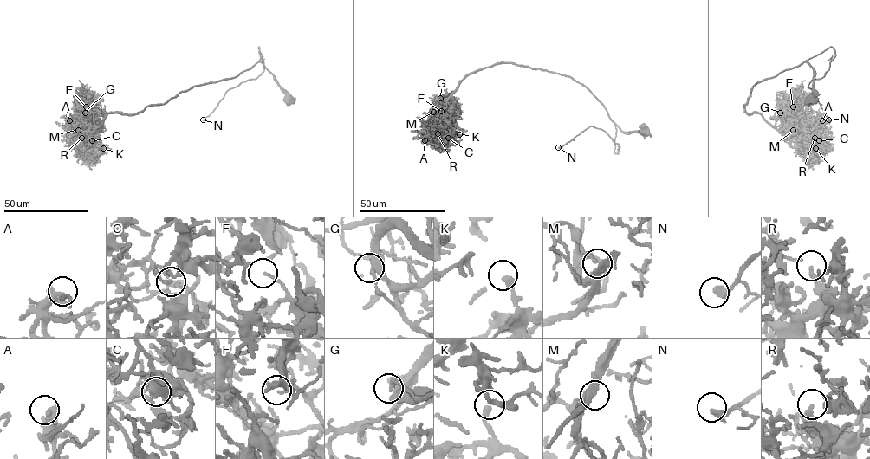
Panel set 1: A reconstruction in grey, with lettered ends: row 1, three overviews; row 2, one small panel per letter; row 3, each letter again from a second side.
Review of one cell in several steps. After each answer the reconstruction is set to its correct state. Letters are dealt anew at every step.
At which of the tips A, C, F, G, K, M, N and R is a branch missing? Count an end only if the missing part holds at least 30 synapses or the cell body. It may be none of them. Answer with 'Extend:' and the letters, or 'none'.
Extend: N, R

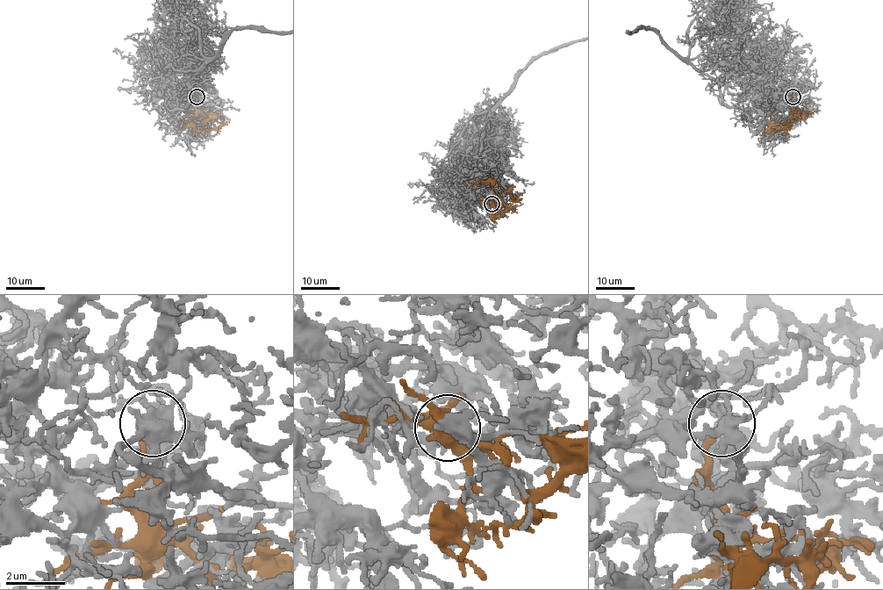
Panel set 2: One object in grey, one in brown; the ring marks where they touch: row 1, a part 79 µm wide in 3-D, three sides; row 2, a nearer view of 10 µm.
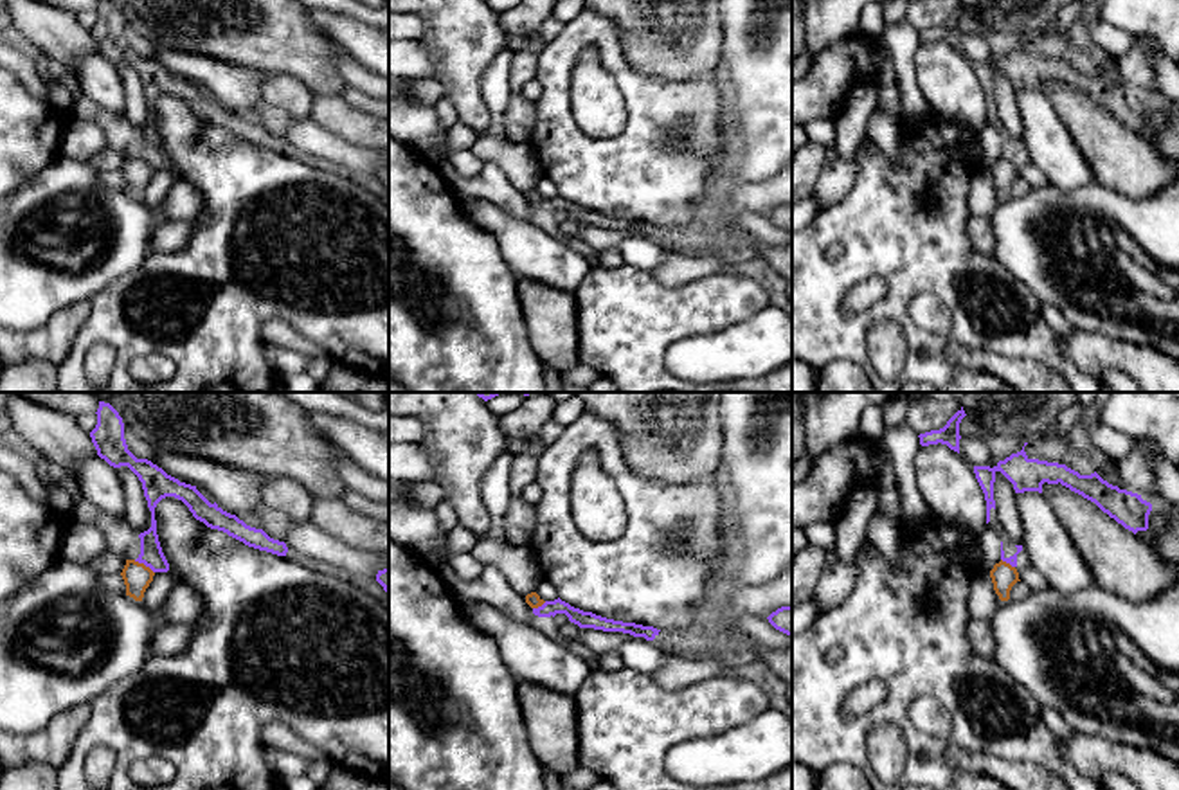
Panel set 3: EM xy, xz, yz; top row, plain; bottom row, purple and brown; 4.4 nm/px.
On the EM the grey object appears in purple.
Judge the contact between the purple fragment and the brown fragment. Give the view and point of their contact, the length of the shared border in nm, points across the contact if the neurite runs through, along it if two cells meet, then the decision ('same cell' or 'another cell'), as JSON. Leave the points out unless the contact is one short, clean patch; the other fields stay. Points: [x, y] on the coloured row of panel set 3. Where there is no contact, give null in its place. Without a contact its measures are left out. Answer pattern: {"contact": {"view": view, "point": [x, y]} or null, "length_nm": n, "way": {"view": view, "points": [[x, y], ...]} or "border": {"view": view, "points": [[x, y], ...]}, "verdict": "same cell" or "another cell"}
{"contact": {"view": "xy", "point": [144, 564]}, "length_nm": 110, "border": {"view": "xy", "points": [[134, 560], [153, 573]]}, "verdict": "another cell"}

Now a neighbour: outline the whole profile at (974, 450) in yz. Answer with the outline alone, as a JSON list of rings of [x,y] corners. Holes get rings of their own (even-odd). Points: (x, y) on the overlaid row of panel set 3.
[[[961,435],[959,439],[959,455],[970,466],[997,466],[997,461],[990,453],[988,446],[985,444],[983,437],[968,437]]]

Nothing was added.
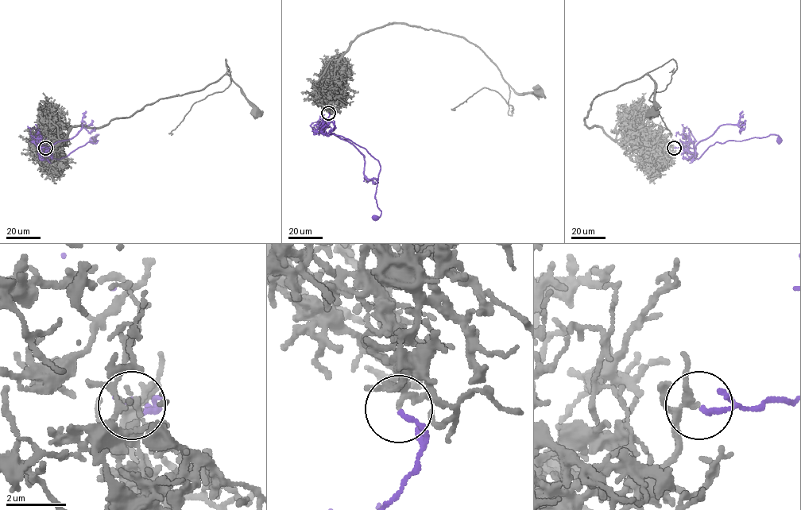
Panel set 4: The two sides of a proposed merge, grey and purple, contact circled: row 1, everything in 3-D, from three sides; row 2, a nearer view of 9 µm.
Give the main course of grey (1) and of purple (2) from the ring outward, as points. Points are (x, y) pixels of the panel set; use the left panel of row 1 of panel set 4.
1: (45, 148), (32, 146), (57, 144), (72, 127), (129, 117), (225, 75), (256, 112)
2: (45, 148), (34, 143), (60, 159), (95, 143), (92, 137), (98, 134), (90, 141)

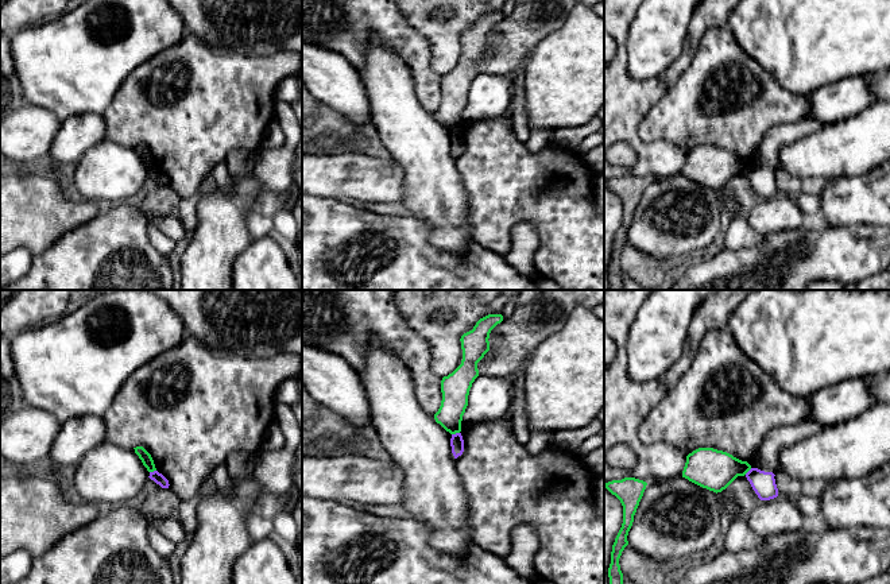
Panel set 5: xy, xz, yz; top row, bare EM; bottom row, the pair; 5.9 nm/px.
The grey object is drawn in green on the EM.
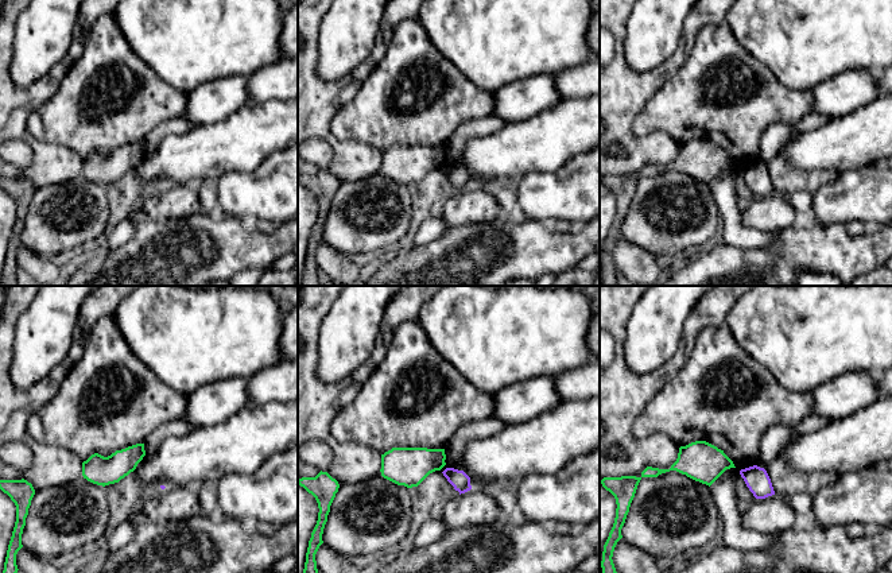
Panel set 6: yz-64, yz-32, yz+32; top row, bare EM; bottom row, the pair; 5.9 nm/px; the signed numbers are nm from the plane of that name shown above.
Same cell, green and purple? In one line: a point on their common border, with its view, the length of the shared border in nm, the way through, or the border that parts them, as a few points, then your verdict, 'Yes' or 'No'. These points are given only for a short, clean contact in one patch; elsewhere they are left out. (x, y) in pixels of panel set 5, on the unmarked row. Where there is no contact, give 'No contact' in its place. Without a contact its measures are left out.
Touches green at xz (455, 131). Shared border 50 nm. Boundary: xz (459, 130), (452, 132). No

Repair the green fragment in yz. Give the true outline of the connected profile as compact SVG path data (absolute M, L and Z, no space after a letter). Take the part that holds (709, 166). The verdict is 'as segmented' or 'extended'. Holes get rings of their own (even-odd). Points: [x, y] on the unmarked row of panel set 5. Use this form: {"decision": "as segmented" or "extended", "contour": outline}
{"decision": "as segmented", "contour": "M699 146L686 154L682 175L713 190L725 187L751 167L747 159L713 146Z"}

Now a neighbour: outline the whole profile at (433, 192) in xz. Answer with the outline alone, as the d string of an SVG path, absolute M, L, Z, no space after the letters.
M369 34L365 38L365 65L359 70L372 115L372 134L378 136L388 150L391 158L403 173L402 204L409 209L409 216L417 217L430 225L430 243L448 252L460 254L472 239L472 227L468 223L468 192L456 169L456 156L452 151L452 132L436 120L434 113L426 111L417 100L414 80L406 62L382 40Z

